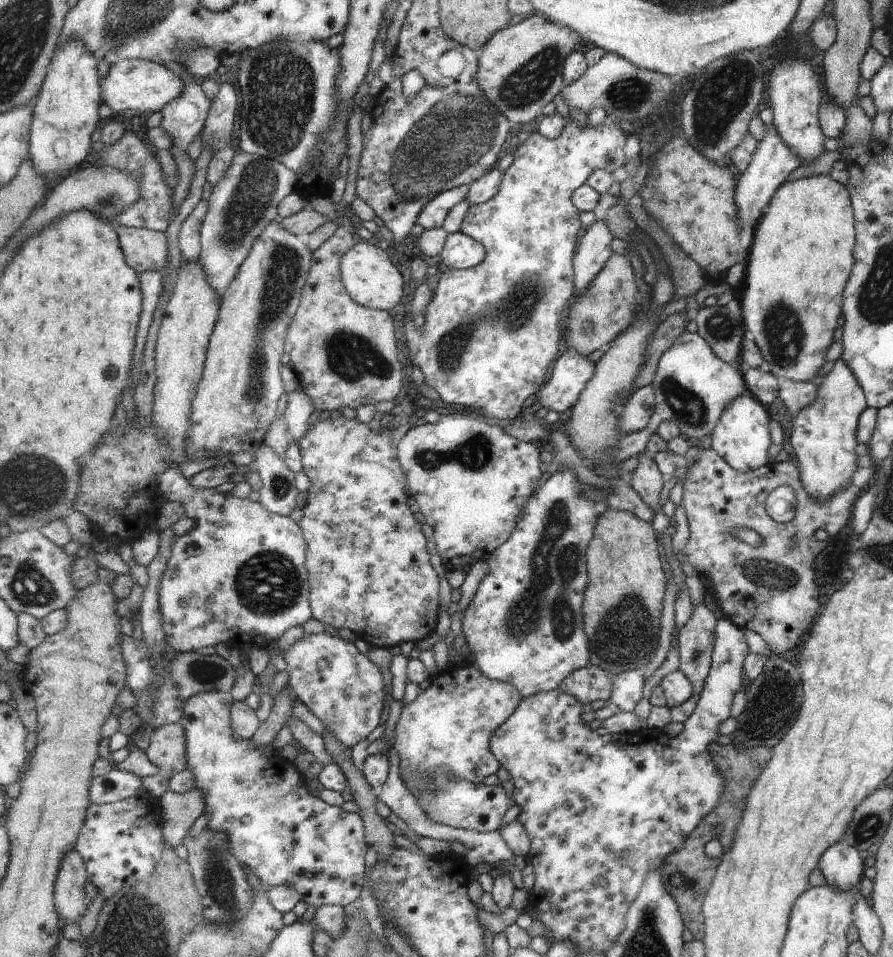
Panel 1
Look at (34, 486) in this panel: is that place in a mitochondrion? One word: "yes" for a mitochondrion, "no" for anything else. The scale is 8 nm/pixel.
yes

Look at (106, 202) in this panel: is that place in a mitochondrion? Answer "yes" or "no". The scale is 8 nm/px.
yes

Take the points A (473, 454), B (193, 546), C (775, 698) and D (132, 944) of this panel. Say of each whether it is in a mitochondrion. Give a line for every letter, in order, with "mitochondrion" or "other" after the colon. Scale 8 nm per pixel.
A: mitochondrion
B: other
C: mitochondrion
D: mitochondrion

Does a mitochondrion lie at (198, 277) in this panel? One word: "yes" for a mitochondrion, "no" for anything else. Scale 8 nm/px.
no

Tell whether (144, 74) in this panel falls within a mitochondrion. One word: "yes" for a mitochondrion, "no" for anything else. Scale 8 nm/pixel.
no

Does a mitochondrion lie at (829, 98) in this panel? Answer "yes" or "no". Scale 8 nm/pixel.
no

